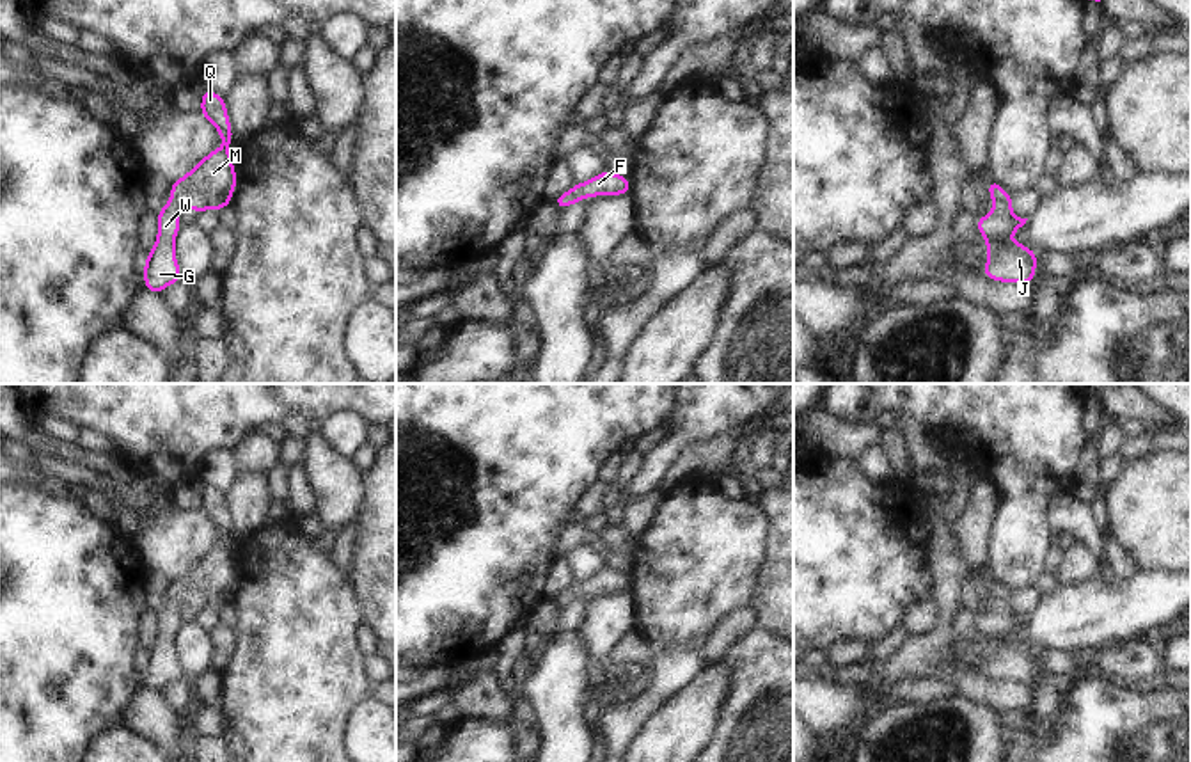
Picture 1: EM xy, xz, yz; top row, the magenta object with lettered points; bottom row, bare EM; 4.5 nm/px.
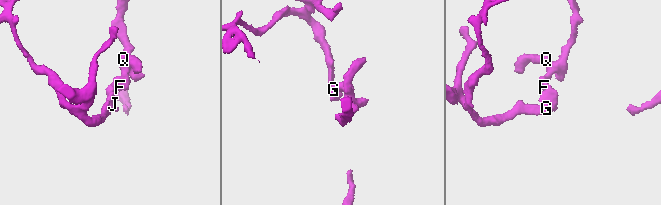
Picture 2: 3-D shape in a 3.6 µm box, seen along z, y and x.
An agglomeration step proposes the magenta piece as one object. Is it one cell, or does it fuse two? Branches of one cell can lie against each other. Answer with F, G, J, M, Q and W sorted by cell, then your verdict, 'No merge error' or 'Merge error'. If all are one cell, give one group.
Groups: F G J M Q W. No merge error

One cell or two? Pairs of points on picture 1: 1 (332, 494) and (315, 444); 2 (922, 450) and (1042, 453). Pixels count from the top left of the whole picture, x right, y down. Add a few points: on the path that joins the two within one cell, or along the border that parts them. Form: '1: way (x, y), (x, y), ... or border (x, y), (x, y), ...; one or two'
1: way (332, 482), (318, 457); one
2: border (906, 411), (934, 441); two

